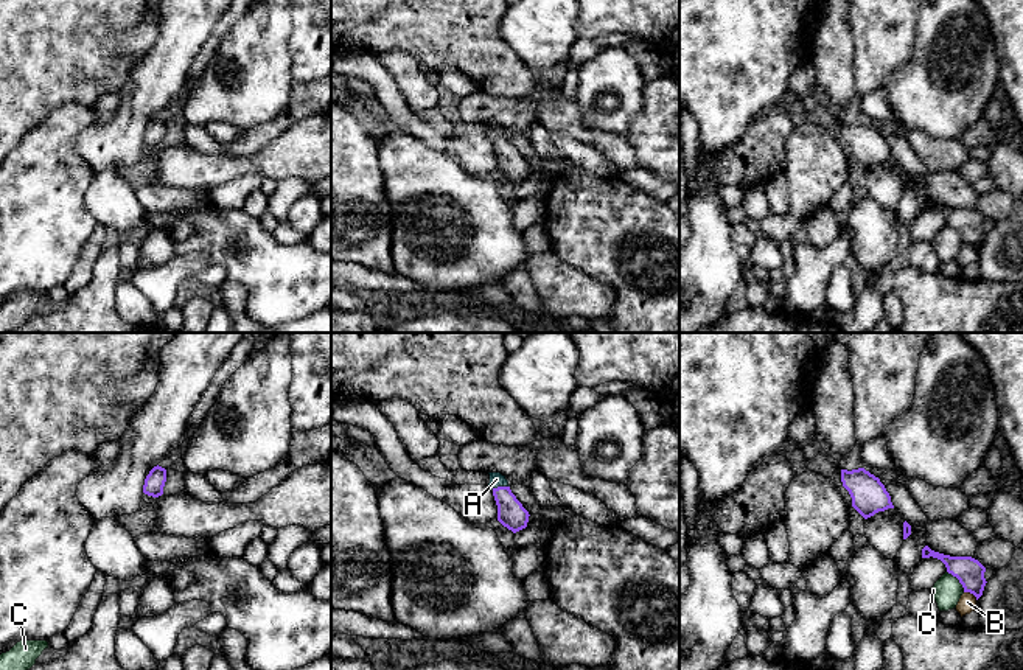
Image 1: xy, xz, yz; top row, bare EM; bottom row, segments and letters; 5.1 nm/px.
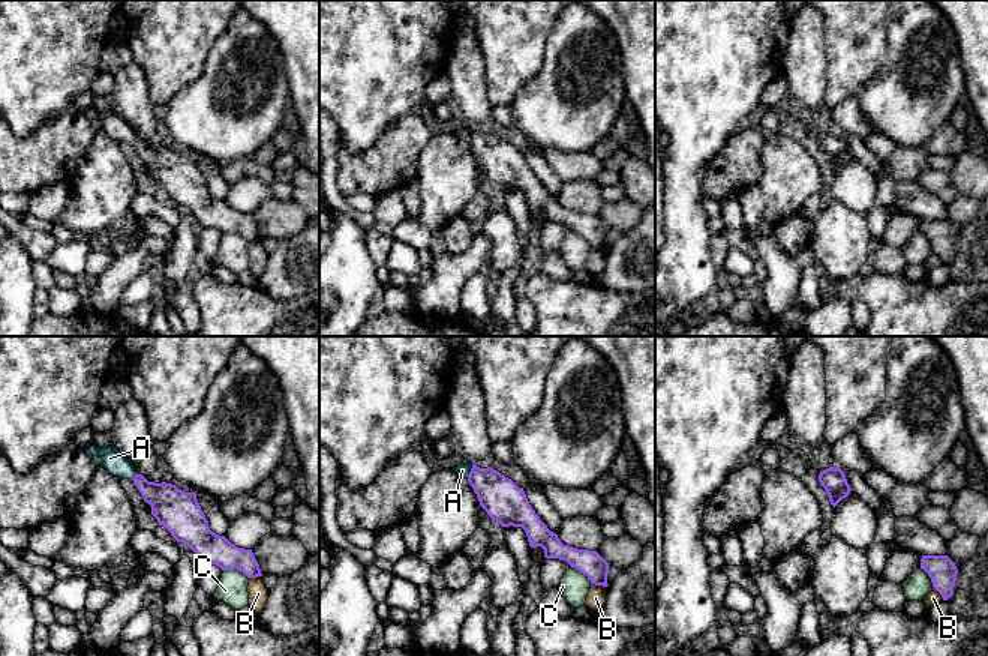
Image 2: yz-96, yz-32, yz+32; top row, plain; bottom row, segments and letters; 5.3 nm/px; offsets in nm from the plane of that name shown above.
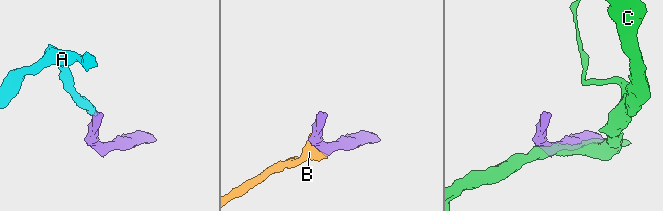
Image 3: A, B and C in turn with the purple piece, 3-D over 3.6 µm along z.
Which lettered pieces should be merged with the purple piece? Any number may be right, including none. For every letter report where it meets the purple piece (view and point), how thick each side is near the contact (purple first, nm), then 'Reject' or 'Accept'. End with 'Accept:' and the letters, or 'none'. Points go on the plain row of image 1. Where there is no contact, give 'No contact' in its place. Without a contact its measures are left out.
A: Touches purple at xz (499, 139). Thickness 140 nm (purple) against 80 nm. Accept
B: Touches purple at yz (970, 244). Thickness 140 nm (purple) against 90 nm. Reject
C: Touches purple at yz (958, 230). Thickness 140 nm (purple) against 150 nm. Reject
Accept: A

